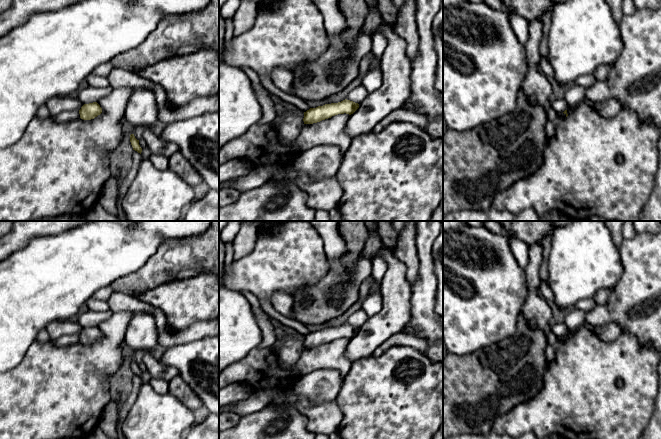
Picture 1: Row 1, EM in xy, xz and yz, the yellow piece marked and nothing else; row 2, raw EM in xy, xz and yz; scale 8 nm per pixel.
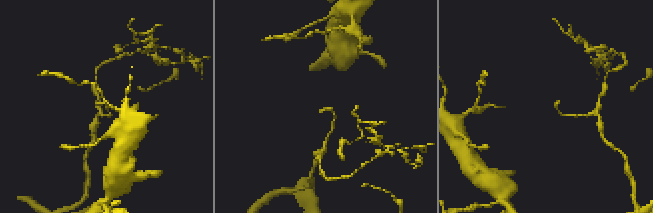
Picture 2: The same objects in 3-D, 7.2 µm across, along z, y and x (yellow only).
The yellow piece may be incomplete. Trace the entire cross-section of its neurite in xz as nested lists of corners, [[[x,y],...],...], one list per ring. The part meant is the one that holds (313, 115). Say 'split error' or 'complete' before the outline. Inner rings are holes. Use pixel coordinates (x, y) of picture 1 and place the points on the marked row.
complete; [[[350,100],[338,103],[325,104],[316,108],[310,108],[304,112],[304,124],[313,124],[331,118],[338,114],[353,114],[359,108],[359,104]]]

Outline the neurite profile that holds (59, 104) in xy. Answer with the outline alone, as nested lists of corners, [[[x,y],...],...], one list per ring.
[[[70,95],[57,96],[49,99],[46,103],[51,117],[65,111],[79,111],[83,105],[84,104],[78,98]]]

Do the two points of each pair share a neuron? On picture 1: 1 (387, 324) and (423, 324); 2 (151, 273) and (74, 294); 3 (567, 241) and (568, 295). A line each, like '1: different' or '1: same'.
1: different
2: different
3: same

